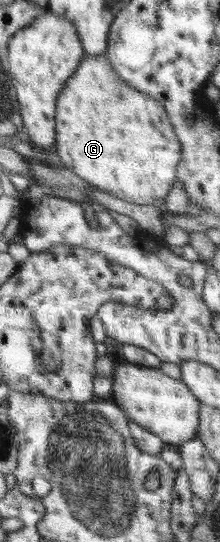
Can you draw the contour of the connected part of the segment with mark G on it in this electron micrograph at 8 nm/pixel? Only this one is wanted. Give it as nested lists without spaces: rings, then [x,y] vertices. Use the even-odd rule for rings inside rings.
[[[85,54],[61,88],[53,148],[64,168],[97,189],[138,205],[166,200],[182,159],[182,148],[165,108],[127,84],[104,54]]]

